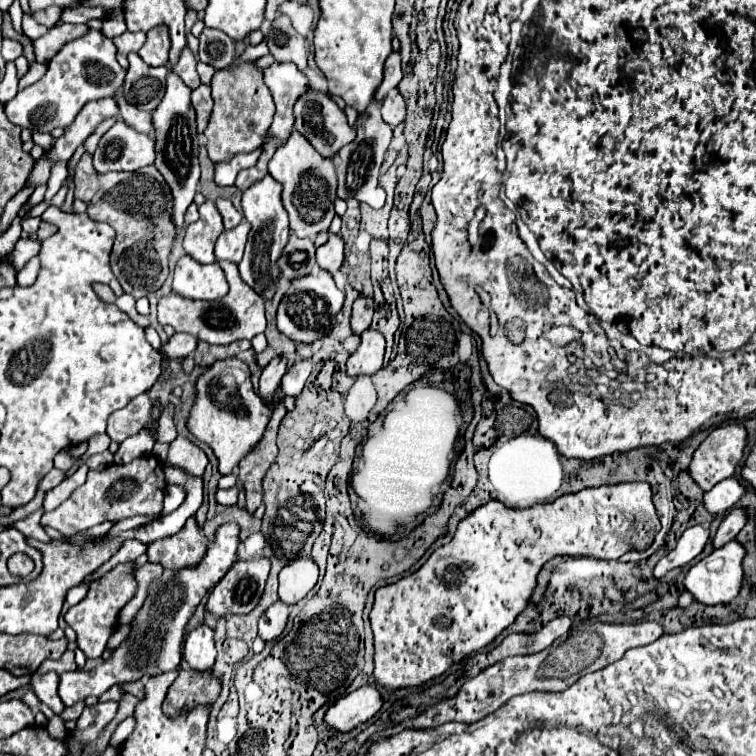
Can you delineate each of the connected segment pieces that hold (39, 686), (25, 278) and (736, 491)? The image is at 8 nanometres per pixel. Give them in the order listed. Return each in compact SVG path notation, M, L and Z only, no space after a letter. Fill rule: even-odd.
M53 671L47 675L33 673L29 685L31 685L33 693L39 697L39 701L45 703L49 709L53 709L53 713L61 713L65 709L65 705L61 703L59 695L57 695L57 685L59 685L57 673L53 673Z
M33 257L25 263L25 267L19 271L17 275L17 283L19 285L29 285L33 283L33 279L37 277L37 271L39 271L39 257Z
M729 477L717 483L713 489L705 491L703 505L711 515L723 515L727 509L733 507L733 503L737 503L743 497L743 493L745 493L745 487L737 479Z

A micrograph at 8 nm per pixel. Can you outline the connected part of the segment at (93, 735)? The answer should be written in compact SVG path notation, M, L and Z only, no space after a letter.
M97 703L93 707L85 707L81 717L77 719L75 731L69 733L71 739L91 743L97 739L97 735L105 729L105 725L115 717L117 713L117 703Z

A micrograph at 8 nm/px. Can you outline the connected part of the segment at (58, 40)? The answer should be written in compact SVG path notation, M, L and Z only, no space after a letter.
M57 23L55 27L51 27L43 37L39 37L33 47L35 47L35 57L37 63L47 65L51 61L51 57L67 43L73 41L77 37L81 37L87 31L87 25L69 25L69 23Z

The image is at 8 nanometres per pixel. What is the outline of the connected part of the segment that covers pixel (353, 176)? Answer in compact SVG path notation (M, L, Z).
M381 103L369 105L355 123L357 137L349 145L339 151L339 167L337 167L337 197L343 201L357 199L359 203L367 203L373 209L381 209L385 203L385 191L379 187L379 169L383 163L383 155L389 149L393 129L381 119Z

